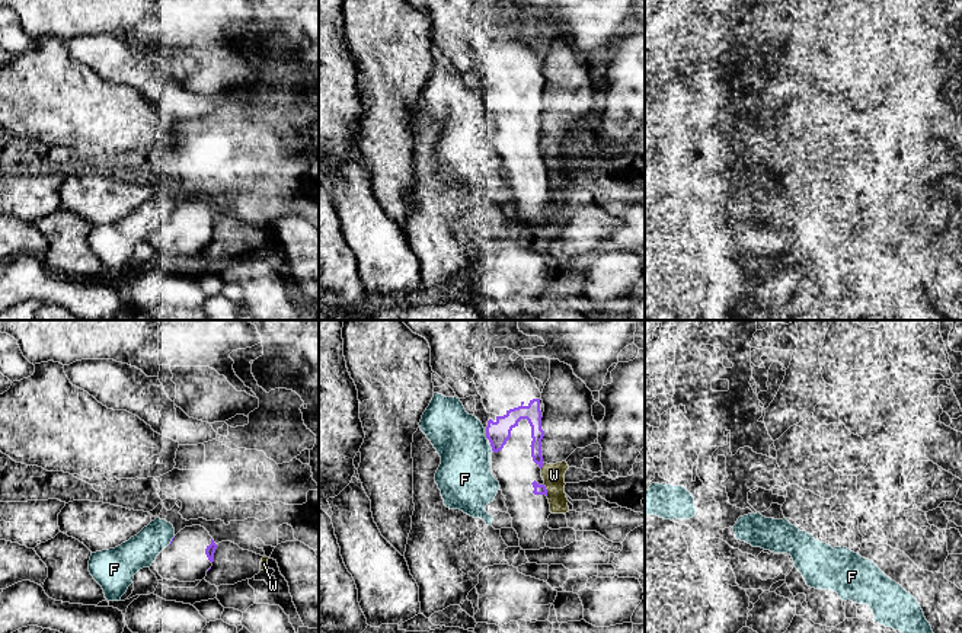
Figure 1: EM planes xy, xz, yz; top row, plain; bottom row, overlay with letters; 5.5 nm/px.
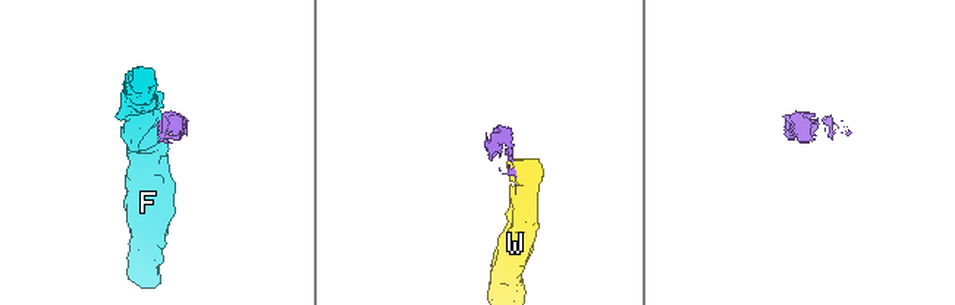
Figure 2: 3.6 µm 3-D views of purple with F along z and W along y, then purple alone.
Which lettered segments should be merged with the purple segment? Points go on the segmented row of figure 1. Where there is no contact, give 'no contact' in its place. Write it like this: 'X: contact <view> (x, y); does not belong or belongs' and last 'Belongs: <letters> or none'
F: contact xz (492, 448); does not belong
W: contact xz (546, 491); does not belong
Belongs: none

